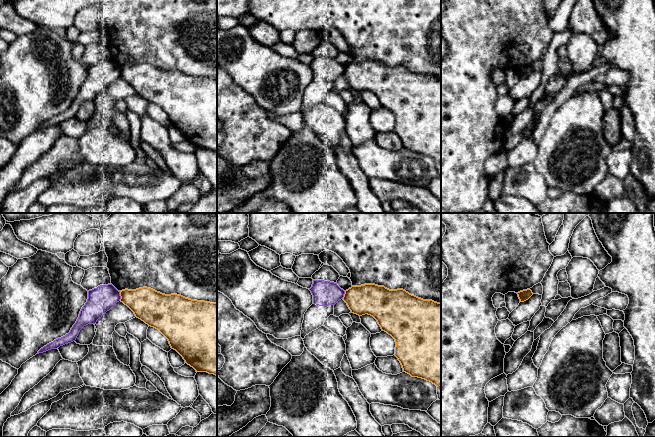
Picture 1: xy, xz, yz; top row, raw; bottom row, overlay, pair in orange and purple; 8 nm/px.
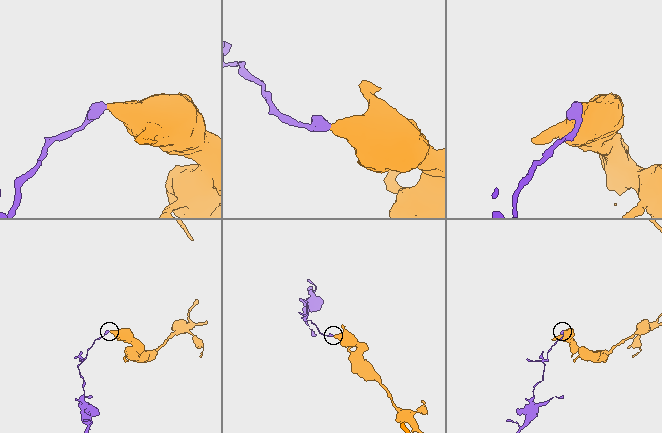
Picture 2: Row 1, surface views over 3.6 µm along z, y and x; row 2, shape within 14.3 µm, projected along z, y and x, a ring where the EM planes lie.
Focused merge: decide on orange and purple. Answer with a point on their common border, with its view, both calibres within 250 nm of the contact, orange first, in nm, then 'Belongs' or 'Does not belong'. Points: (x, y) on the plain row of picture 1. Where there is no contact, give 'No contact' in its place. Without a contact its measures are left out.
Touches orange at xy (120, 71). Thickness 260 nm (orange) against 200 nm. Does not belong

